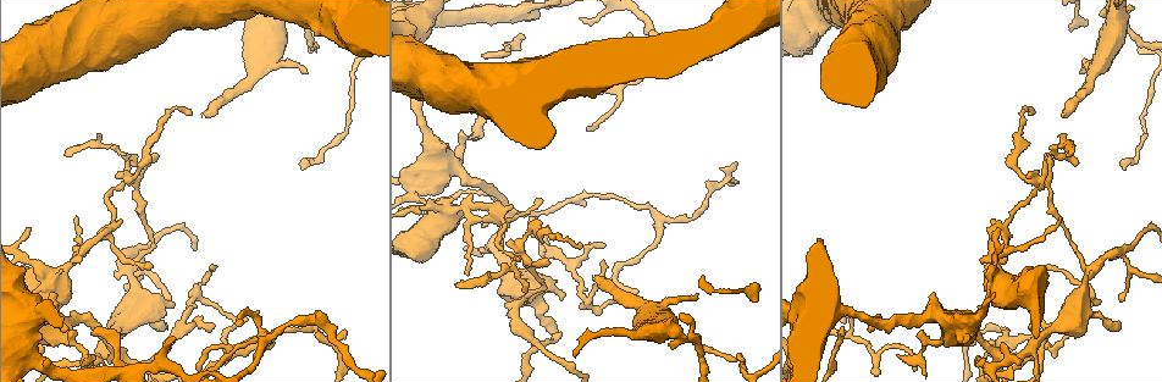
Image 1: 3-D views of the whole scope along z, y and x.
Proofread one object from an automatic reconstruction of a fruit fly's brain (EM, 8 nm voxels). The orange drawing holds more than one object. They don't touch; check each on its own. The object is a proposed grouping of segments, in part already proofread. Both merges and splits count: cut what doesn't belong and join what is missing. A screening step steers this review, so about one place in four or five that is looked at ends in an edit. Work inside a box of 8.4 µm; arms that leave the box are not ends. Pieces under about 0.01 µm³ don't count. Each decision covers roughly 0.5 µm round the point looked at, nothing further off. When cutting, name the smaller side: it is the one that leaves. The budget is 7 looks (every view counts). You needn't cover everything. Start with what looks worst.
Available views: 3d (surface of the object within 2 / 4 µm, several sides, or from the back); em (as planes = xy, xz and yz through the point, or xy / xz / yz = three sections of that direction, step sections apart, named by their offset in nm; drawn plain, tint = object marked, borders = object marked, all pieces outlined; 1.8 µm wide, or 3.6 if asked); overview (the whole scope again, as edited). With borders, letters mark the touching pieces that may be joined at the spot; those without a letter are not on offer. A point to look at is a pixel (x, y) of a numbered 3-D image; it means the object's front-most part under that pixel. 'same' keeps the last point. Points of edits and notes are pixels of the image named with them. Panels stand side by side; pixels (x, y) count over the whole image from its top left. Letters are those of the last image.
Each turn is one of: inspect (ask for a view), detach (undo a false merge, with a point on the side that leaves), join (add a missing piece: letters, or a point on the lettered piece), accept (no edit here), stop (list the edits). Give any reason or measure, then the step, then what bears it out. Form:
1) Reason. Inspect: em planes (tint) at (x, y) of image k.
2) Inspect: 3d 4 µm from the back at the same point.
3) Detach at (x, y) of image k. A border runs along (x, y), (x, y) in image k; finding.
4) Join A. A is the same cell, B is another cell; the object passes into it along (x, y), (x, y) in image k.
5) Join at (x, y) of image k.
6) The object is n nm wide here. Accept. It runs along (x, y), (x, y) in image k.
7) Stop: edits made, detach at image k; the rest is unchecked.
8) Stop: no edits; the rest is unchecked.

Thin end. Inspect: 3d 2 µm from the back at (899, 357) of image 1.

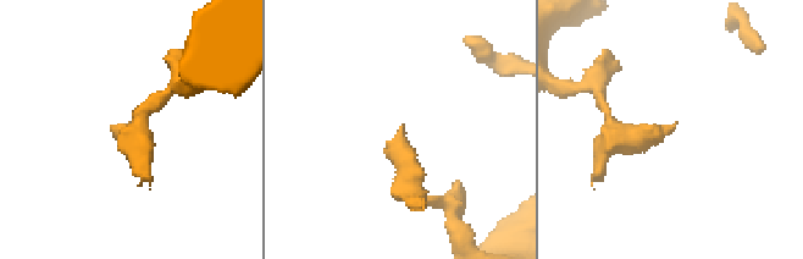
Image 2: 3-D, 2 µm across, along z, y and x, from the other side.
Shape alone is not enough. Inspect: em planes (borders) at (673, 125) of image 2.

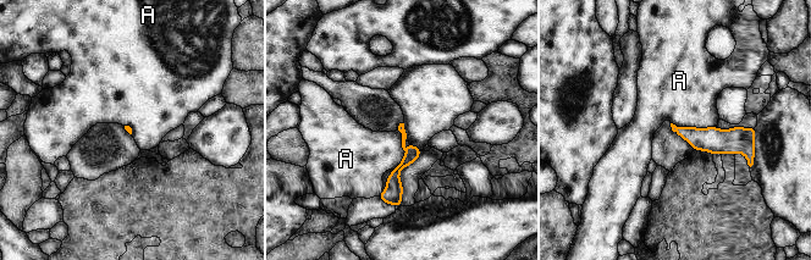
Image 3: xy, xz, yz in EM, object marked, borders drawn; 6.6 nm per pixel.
Accept. A is another cell; it runs along (678, 130), (698, 138), (749, 133) in image 3; no lettered piece goes on from it.

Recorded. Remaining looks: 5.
A fork. Inspect: em planes (borders) at (1122, 252) of image 1.

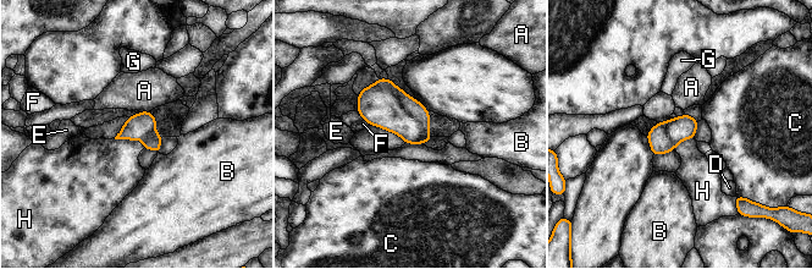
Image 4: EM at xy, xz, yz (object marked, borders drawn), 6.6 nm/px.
The object is 180 nm wide here. Accept. A, B, C, D, E, F, G and H are other cells; a border runs along (114, 138), (139, 140), (143, 148) in image 4; one cell here.

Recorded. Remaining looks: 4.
Tapers out. Inspect: em xy step 4 (plain) at (1049, 268) of image 1.

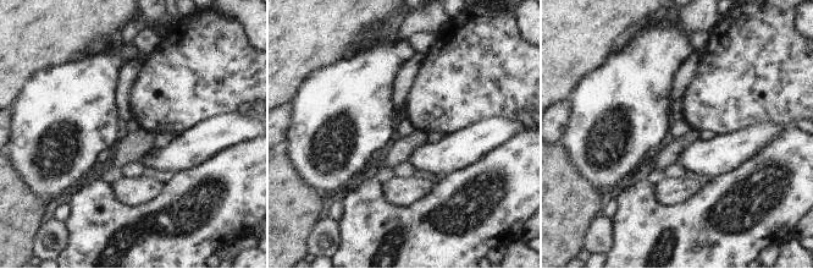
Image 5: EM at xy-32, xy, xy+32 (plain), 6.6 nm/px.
Inspect: em xy step 4 (borders) at the same point.

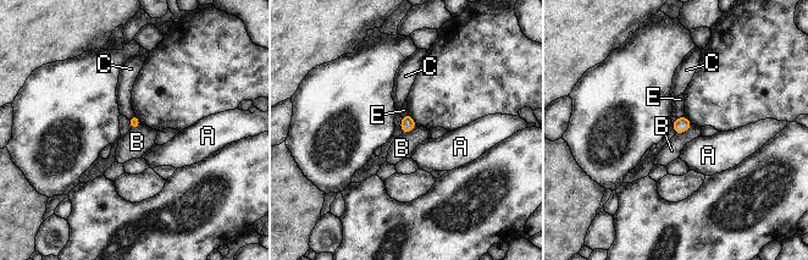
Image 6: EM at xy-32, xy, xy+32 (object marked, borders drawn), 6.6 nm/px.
Accept. A, B, C and E are other cells; a border runs along (692, 125), (675, 134) in image 6; no lettered piece goes on from it.

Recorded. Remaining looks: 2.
Stop: no edits; the rest is unchecked.

